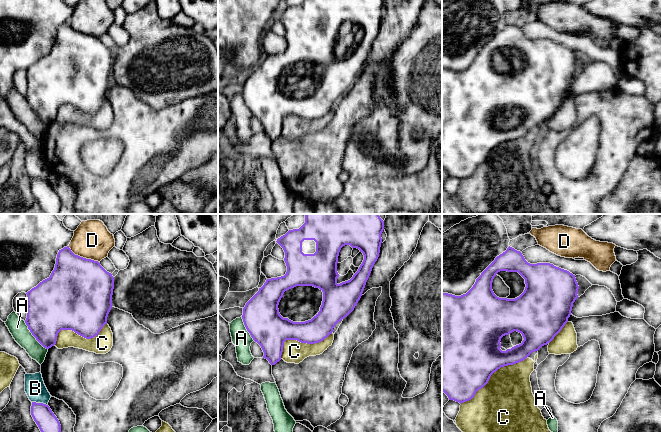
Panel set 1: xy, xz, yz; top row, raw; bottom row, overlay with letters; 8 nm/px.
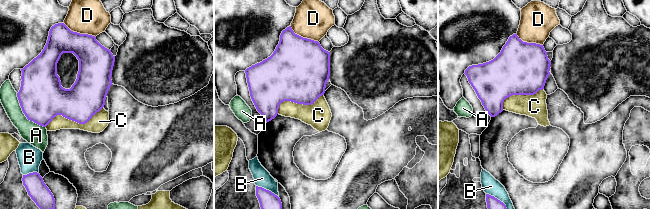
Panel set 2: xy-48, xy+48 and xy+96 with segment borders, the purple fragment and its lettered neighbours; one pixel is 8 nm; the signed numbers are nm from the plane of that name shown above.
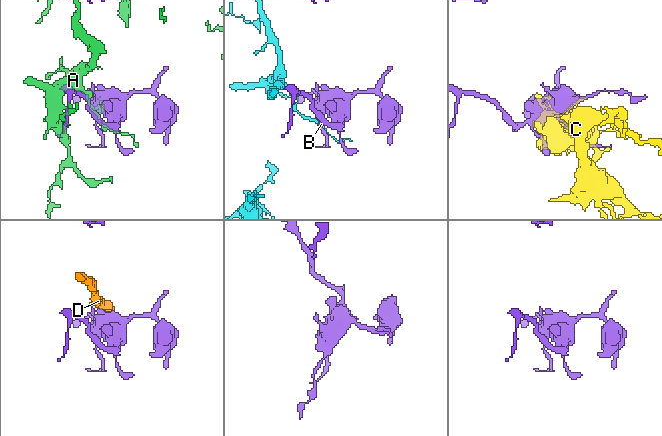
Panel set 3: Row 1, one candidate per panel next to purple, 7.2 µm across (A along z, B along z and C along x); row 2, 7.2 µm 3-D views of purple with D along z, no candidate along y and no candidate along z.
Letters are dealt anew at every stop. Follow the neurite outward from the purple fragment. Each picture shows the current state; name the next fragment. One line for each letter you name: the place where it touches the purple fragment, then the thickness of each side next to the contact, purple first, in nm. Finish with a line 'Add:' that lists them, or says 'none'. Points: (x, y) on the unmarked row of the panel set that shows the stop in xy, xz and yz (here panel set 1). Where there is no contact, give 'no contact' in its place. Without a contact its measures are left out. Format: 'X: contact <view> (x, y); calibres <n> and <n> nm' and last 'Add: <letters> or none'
C: contact yz (491, 150); calibres 500 and 420 nm
Add: C

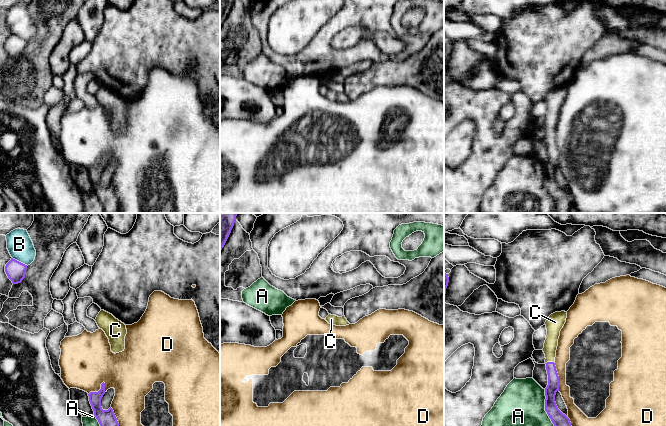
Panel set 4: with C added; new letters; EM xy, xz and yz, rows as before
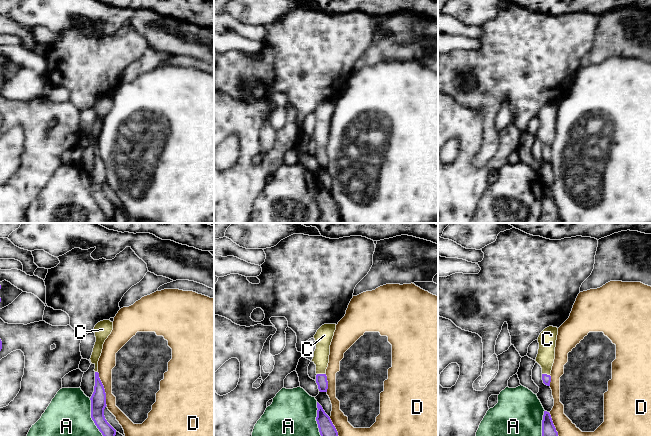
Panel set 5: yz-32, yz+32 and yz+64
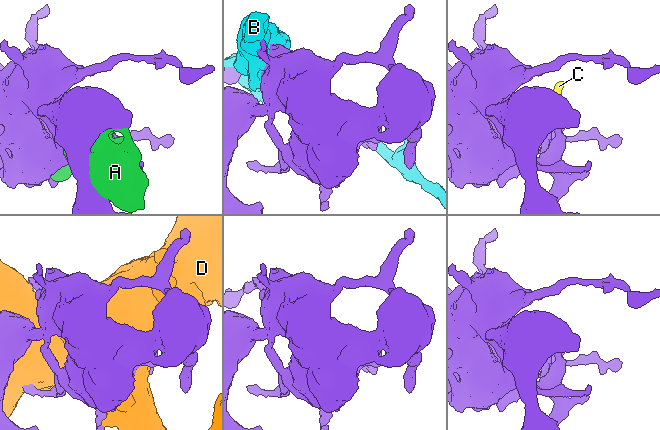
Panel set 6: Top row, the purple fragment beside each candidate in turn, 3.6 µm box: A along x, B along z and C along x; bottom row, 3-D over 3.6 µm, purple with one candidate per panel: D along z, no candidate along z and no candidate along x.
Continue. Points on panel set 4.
C: contact yz (549, 138); calibres 100 and 110 nm
Add: C

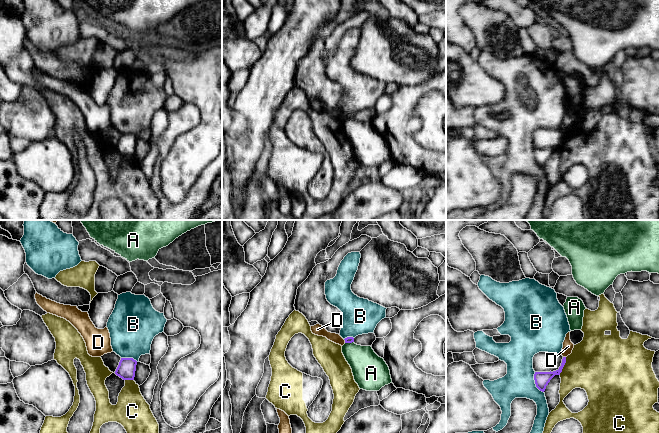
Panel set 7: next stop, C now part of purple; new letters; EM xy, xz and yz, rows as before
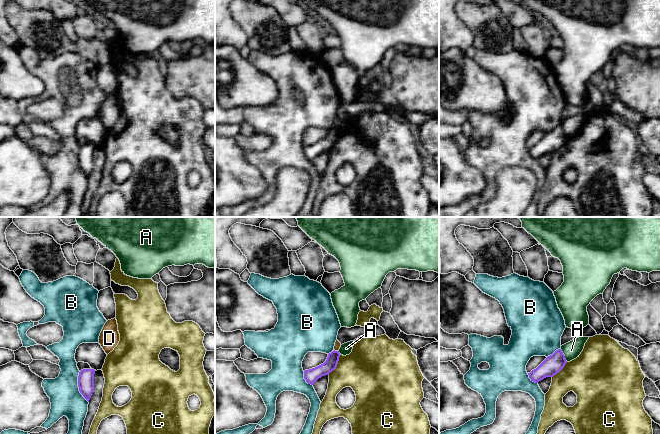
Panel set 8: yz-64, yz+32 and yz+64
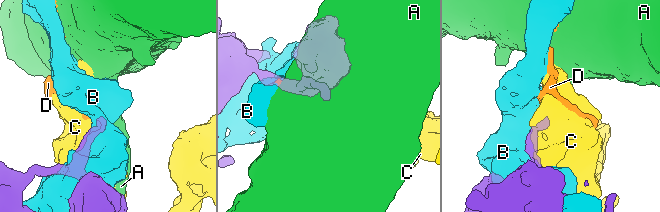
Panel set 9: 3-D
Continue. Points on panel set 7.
Add: none

